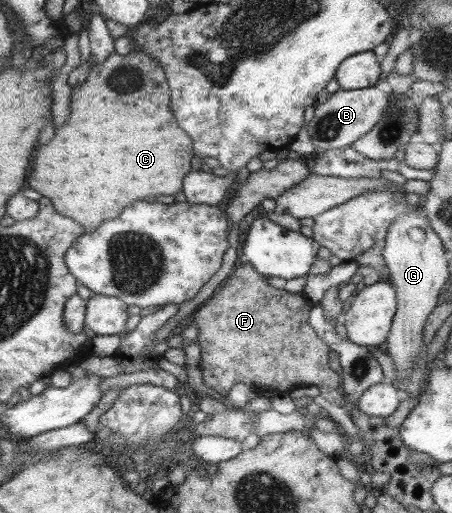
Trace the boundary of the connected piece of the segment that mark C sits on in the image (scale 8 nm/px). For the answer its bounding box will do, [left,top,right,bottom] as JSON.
[27,51,191,233]

